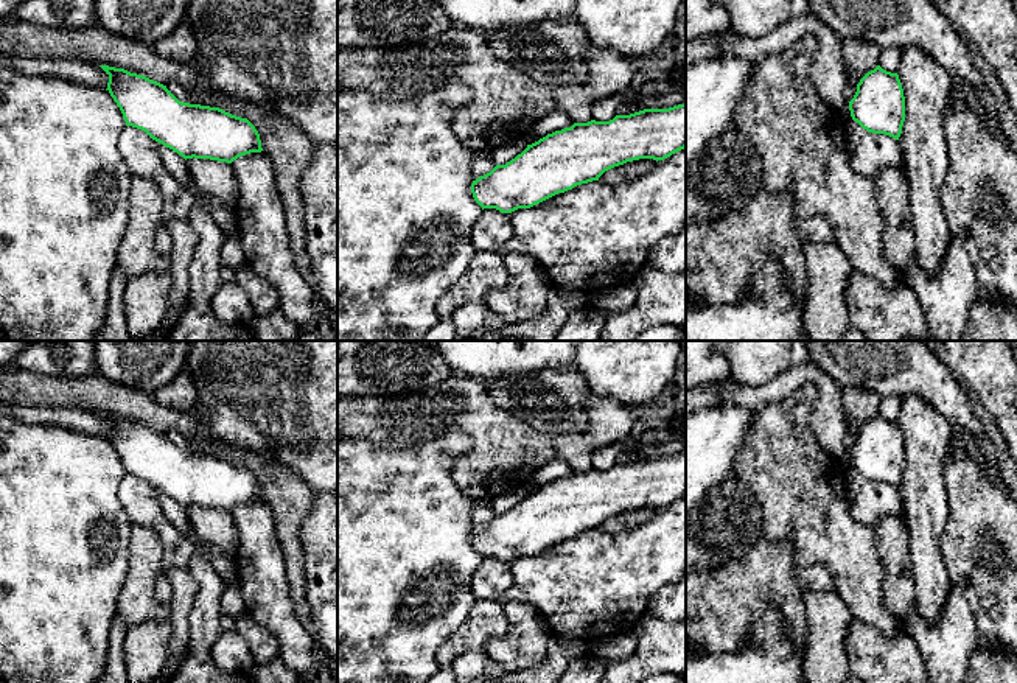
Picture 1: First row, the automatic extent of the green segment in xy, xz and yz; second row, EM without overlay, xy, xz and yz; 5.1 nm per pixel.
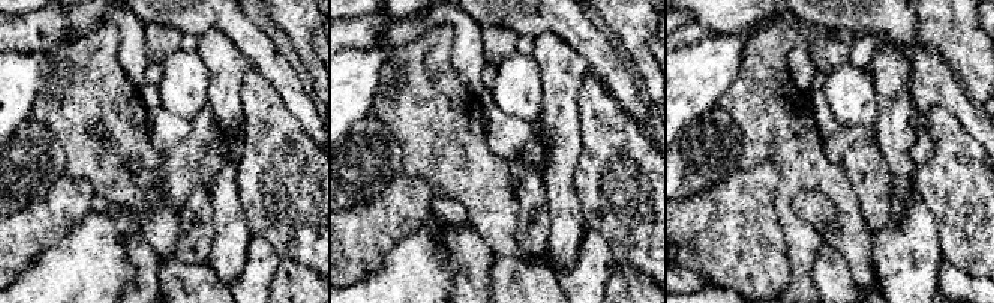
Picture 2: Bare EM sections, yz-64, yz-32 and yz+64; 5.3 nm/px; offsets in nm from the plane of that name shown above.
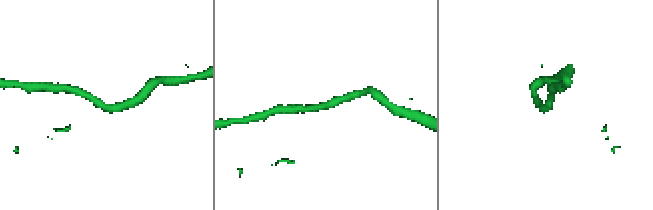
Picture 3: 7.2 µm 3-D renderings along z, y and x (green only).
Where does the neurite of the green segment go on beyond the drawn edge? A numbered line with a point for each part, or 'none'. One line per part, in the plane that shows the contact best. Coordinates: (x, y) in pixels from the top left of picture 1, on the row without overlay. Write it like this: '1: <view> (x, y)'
none

